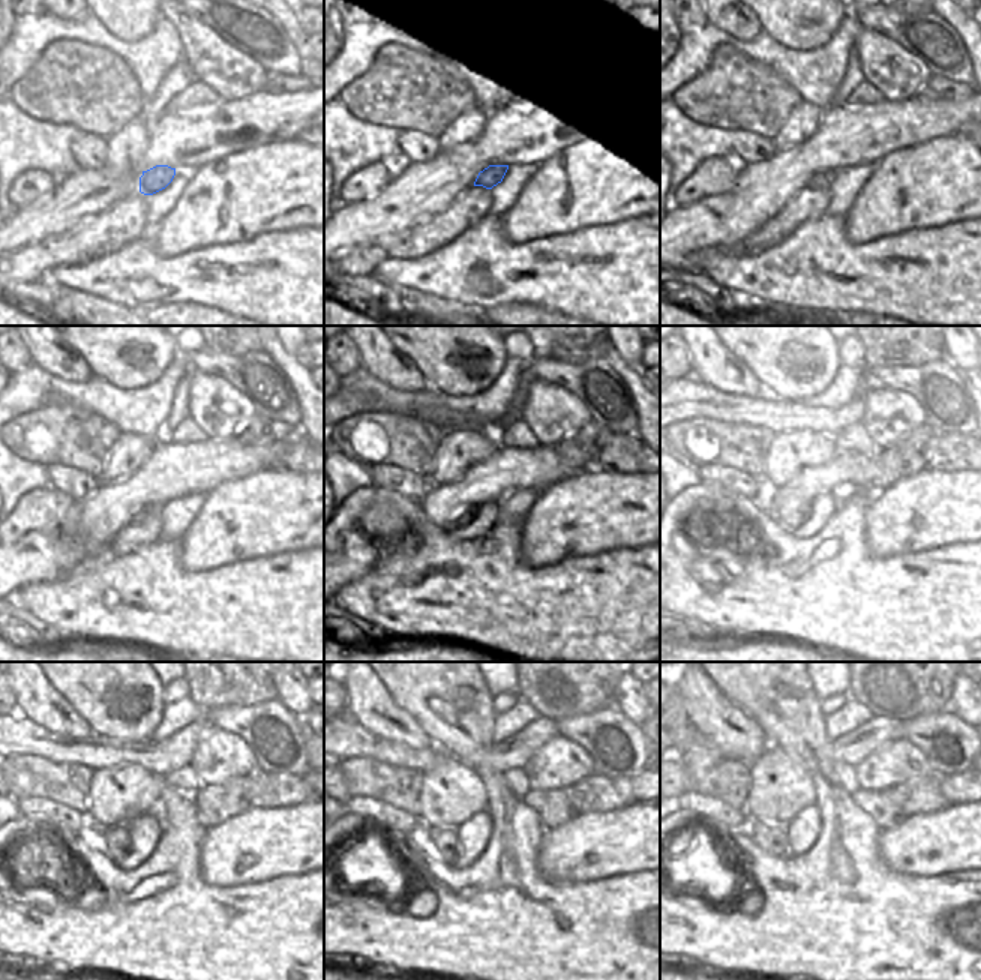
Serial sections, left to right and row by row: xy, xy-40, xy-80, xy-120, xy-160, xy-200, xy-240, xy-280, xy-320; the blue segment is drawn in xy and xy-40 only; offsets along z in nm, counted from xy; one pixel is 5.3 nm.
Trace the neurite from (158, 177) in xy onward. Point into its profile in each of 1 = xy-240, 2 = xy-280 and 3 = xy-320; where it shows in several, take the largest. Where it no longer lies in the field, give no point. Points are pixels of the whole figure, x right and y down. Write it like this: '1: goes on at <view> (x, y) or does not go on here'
1: goes on at xy-240 (114, 842)
2: goes on at xy-280 (444, 841)
3: goes on at xy-320 (773, 839)

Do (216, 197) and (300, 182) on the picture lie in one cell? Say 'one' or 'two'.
one

